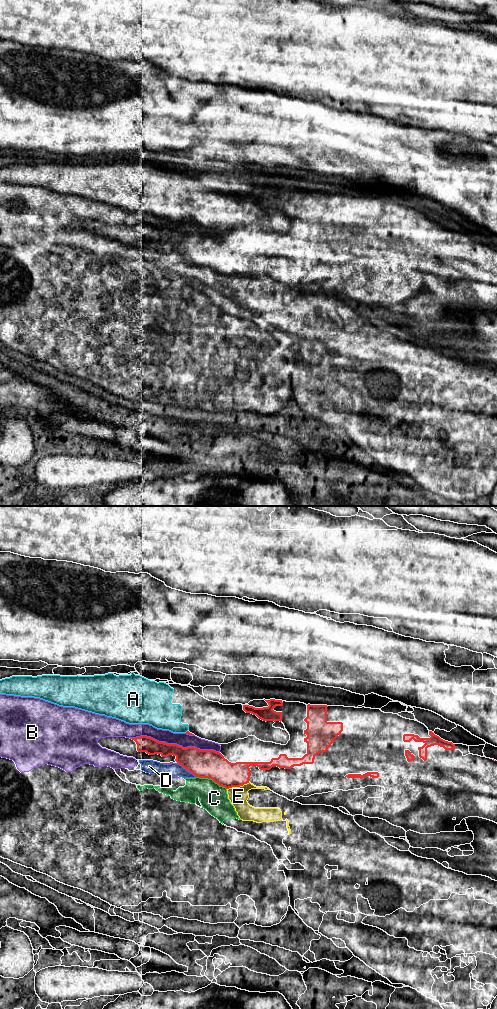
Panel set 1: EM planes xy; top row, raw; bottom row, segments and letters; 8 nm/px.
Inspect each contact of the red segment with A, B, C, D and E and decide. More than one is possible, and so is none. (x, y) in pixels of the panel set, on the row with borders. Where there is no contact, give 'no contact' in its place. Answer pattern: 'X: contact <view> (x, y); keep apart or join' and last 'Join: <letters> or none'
A: no contact; keep apart
B: contact xy (175, 744); keep apart
C: contact xy (211, 778); keep apart
D: contact xy (186, 769); keep apart
E: contact xy (238, 786); keep apart
Join: none

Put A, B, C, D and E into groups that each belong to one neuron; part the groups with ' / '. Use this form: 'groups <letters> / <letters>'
groups A / B C D E

